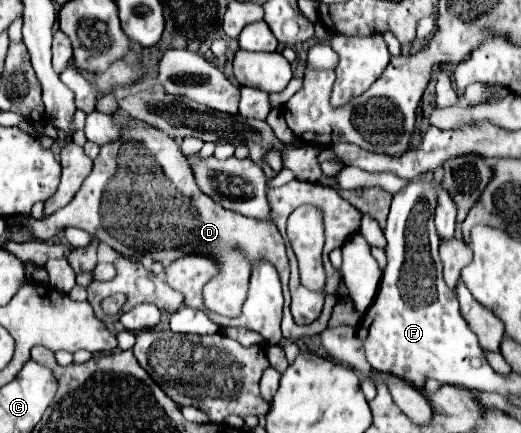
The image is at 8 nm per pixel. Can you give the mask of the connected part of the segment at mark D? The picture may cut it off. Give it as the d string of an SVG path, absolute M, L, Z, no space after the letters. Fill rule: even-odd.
M135 120L135 124L131 124L131 128L123 132L119 142L101 146L93 172L65 208L57 210L47 220L29 218L23 222L23 226L41 240L53 238L59 230L69 226L81 228L85 232L91 232L93 236L97 236L97 240L109 244L123 256L143 258L145 254L149 254L163 266L187 254L211 256L211 260L219 264L219 274L203 286L203 302L209 310L229 318L239 316L241 306L247 298L251 264L255 260L267 260L277 268L283 284L285 308L281 331L283 338L289 340L321 334L327 328L331 310L338 301L336 296L327 294L321 316L309 326L297 326L289 312L291 298L287 288L287 256L277 226L267 220L251 220L215 204L197 188L193 172L187 166L175 138L139 120ZM127 142L143 142L145 148L123 148Z

